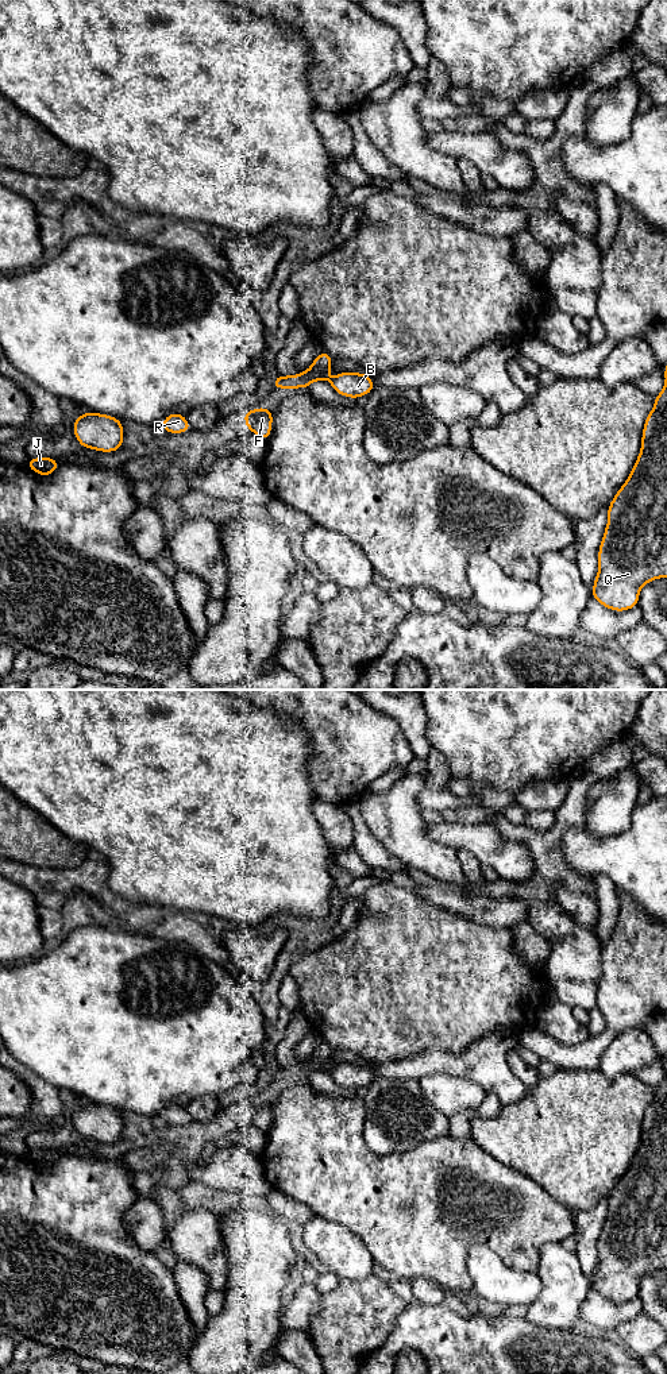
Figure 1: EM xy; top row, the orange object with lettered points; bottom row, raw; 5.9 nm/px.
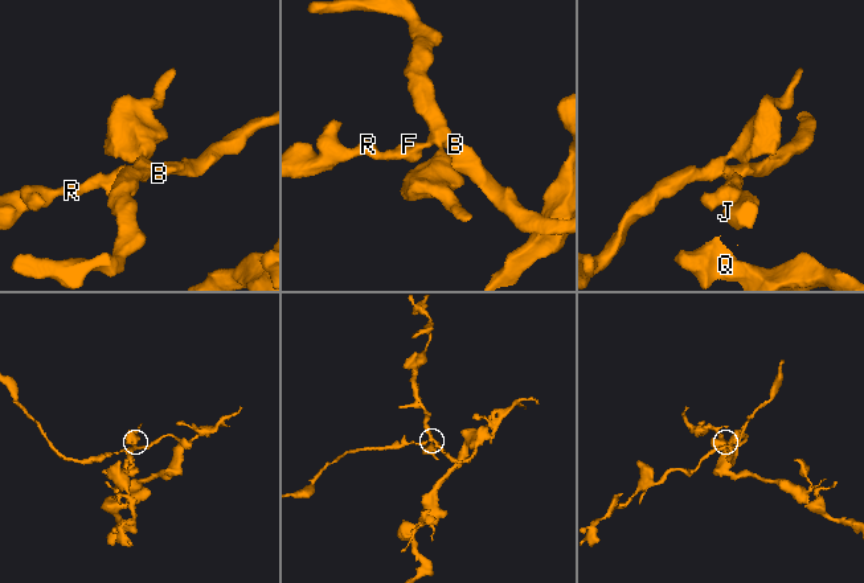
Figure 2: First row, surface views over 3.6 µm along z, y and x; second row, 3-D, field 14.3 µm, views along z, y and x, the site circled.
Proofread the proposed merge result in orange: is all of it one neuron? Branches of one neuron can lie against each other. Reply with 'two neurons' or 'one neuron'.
two neurons

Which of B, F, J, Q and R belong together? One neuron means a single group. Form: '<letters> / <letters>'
B Q / F J R

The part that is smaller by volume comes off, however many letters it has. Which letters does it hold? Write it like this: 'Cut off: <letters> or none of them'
Cut off: F, J, R

